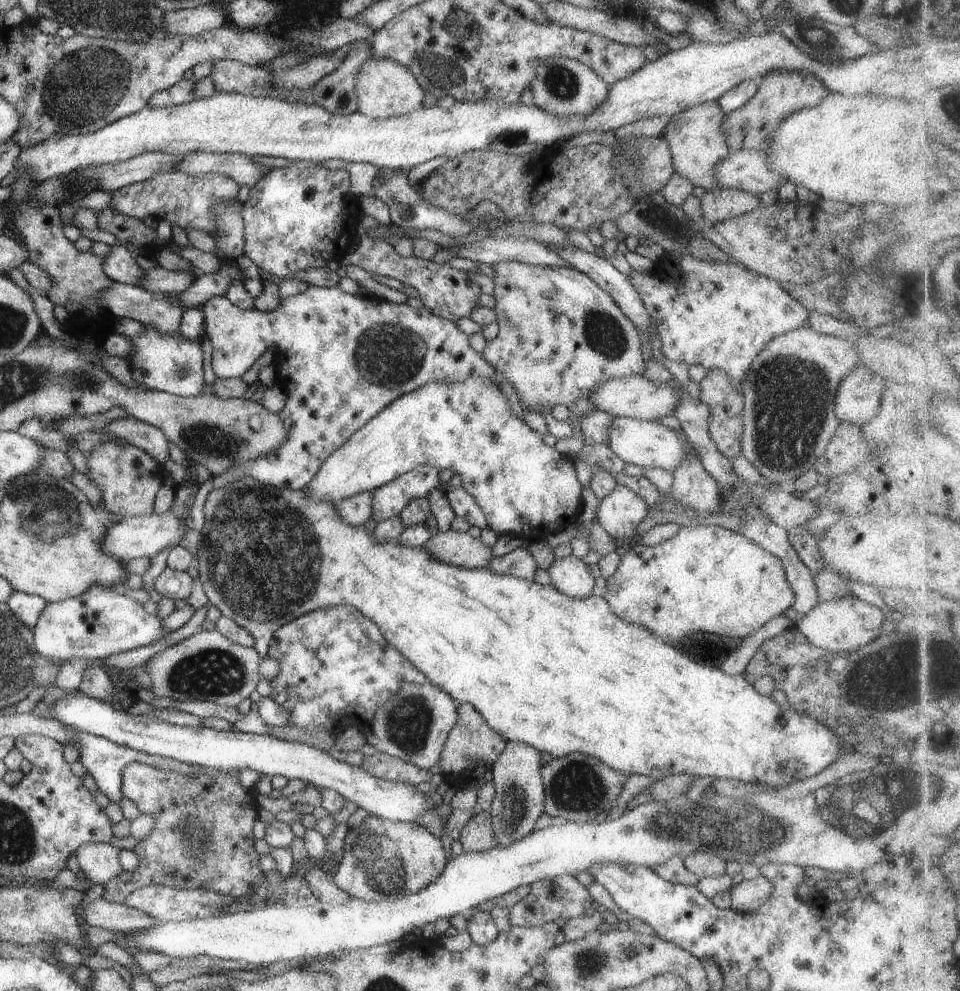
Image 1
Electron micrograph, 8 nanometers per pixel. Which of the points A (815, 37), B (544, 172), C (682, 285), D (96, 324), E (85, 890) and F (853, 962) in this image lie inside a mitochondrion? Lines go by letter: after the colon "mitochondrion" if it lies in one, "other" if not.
A: mitochondrion
B: other
C: other
D: mitochondrion
E: other
F: other

